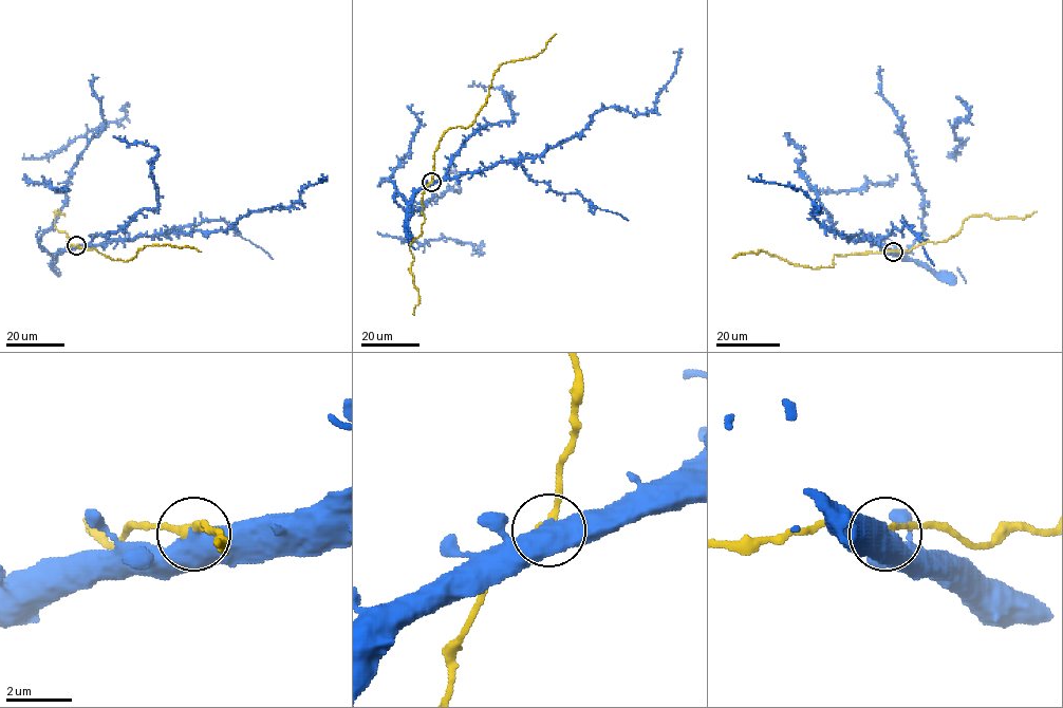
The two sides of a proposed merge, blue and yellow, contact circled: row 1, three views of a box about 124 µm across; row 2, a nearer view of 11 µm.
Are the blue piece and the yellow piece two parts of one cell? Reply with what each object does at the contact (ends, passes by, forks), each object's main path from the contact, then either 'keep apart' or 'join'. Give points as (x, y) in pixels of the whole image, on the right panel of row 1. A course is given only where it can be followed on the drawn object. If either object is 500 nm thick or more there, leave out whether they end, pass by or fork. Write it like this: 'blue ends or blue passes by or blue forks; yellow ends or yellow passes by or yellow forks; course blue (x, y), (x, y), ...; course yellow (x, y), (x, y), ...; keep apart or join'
course blue (893, 252), (868, 238), (838, 235), (824, 228), (812, 216), (819, 208), (799, 189), (751, 180), (748, 175); course yellow (893, 252), (834, 256), (833, 266), (815, 269), (791, 264), (760, 250), (732, 258); keep apart

